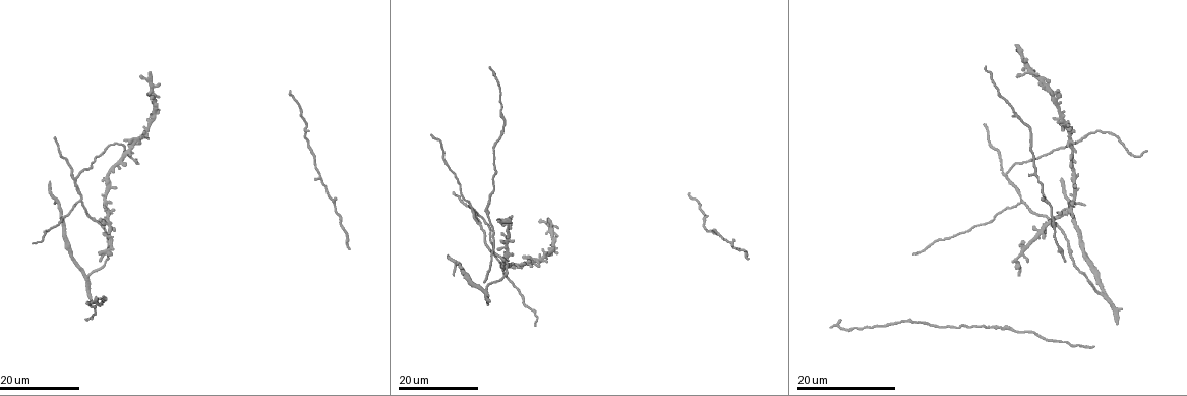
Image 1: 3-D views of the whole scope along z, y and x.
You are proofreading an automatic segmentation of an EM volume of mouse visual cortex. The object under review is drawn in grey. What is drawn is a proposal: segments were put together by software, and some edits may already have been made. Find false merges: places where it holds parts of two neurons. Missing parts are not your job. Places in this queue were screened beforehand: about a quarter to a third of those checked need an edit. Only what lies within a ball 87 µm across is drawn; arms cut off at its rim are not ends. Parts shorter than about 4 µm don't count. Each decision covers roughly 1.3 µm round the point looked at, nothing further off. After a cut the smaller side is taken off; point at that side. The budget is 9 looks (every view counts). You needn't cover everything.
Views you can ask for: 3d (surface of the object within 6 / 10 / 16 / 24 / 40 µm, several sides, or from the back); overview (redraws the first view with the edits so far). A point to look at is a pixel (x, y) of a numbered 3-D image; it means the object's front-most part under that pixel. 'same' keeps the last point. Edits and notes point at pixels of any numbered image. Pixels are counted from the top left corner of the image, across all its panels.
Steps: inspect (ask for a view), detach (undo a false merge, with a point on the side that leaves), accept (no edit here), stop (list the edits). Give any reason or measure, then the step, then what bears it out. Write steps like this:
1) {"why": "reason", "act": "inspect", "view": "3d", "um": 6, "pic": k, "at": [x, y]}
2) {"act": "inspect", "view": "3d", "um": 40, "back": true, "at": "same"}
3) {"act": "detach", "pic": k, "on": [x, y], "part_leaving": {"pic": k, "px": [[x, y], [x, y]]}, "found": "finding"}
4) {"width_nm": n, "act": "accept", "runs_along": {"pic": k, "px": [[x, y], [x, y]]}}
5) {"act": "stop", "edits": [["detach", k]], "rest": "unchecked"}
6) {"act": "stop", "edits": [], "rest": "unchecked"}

{"why": "two arms in line, one across", "act": "inspect", "view": "3d", "um": 24, "pic": 1, "at": [95, 222]}

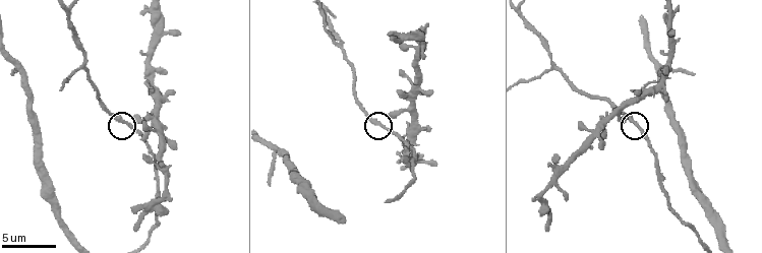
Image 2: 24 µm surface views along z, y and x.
{"why": "closer look", "act": "inspect", "view": "3d", "um": 6, "pic": 2, "at": [121, 118]}

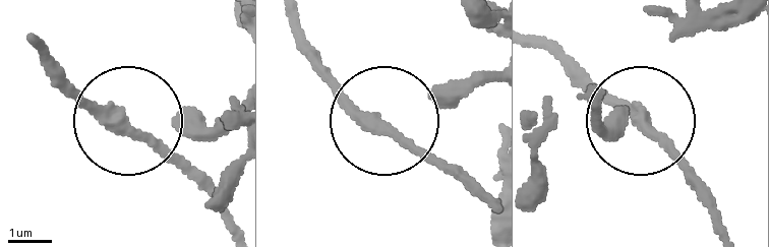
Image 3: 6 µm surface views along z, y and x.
{"act": "accept", "runs_along": {"pic": 3, "px": [[491, 76], [381, 121], [298, 48]]}, "found": "all the same neuron"}

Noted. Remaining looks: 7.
{"why": "arms part here", "act": "inspect", "view": "3d", "um": 16, "pic": 2, "at": [551, 67]}

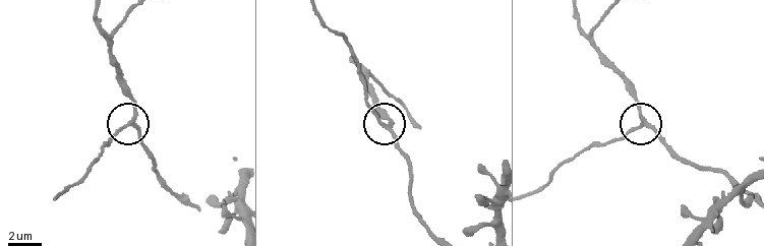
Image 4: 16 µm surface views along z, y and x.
{"width_nm": 200, "act": "accept", "runs_along": {"pic": 4, "px": [[432, 233], [412, 199], [410, 163], [364, 95]]}, "found": "continuous, no second neuron"}

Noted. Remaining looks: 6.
{"why": "two arms in line, one across", "act": "inspect", "view": "3d", "um": 24, "pic": 1, "at": [1006, 176]}

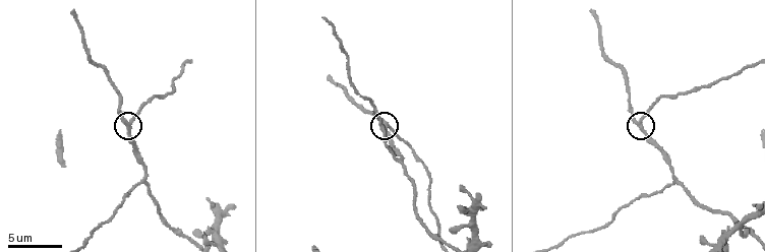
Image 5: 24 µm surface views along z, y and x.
{"act": "inspect", "view": "3d", "um": 6, "pic": 5, "at": [127, 124]}

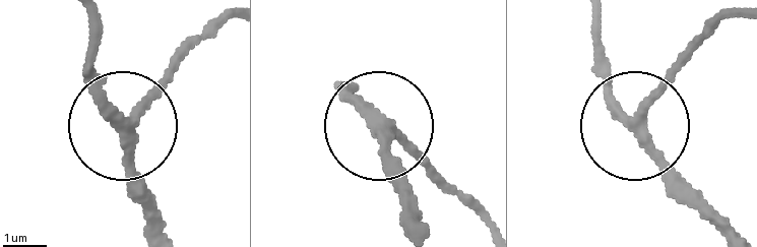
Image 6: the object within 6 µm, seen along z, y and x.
{"side_arm_um": 14, "act": "accept", "runs_along": {"pic": 6, "px": [[170, 237], [89, 44]]}, "found": "continuous, no second neuron"}

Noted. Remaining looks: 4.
{"act": "inspect", "view": "3d", "um": 16, "pic": 1, "at": [111, 171]}

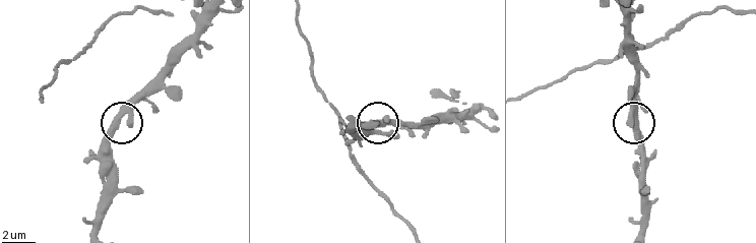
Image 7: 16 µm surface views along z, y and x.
{"act": "inspect", "view": "3d", "um": 10, "pic": 7, "at": [113, 122]}

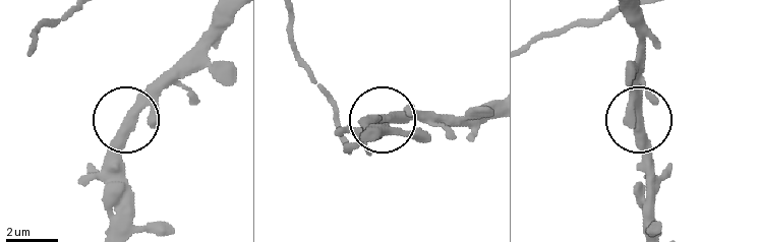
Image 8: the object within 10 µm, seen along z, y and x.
{"why": "zoom in", "act": "inspect", "view": "3d", "um": 6, "pic": 8, "at": [126, 124]}

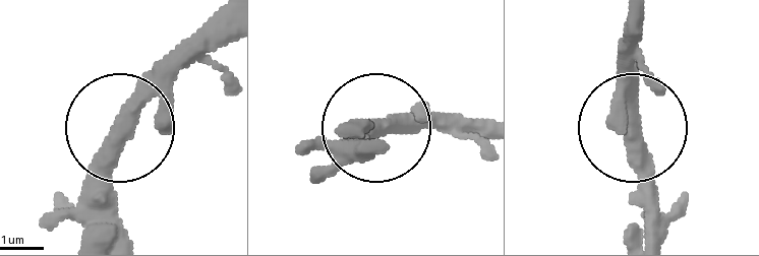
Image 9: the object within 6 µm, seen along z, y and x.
{"act": "accept", "runs_along": {"pic": 9, "px": [[131, 132], [113, 168], [113, 234]]}, "found": "one neuron here"}

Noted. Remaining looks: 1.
{"act": "stop", "edits": [], "rest": "unchecked"}

